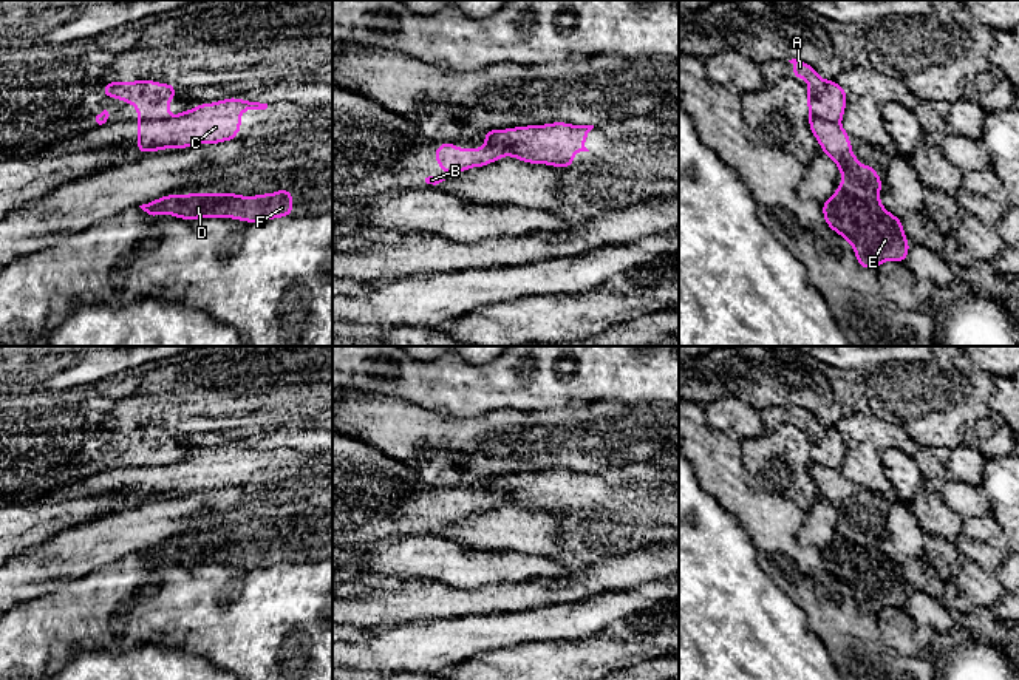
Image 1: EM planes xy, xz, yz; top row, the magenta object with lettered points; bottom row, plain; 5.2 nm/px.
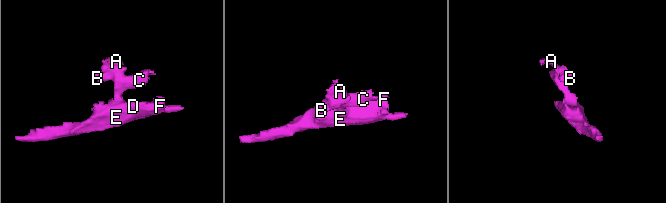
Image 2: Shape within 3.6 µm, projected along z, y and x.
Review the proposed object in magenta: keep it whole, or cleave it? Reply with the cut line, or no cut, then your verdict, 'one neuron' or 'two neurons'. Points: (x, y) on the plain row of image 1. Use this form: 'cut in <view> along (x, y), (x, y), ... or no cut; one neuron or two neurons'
cut in yz along (811, 461), (838, 470); two neurons

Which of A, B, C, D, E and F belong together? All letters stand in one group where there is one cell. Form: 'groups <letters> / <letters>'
groups A B / C D E F

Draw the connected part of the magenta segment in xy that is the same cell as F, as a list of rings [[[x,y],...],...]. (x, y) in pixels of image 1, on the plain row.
[[[275,536],[271,542],[240,542],[238,539],[165,541],[139,552],[150,564],[167,559],[182,566],[233,564],[247,569],[292,563],[292,538]]]

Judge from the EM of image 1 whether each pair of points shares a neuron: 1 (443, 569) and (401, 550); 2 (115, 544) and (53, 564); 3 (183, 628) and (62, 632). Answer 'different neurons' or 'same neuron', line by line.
1: same neuron
2: same neuron
3: same neuron

